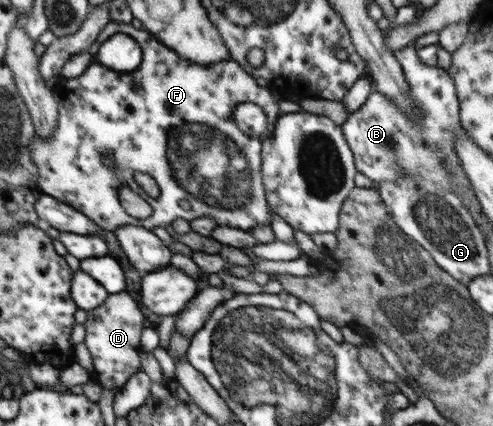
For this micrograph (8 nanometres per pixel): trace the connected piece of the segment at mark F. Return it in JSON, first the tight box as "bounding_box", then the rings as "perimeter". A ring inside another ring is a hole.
{"bounding_box":[30,20,282,232],"perimeter":[[[111,20],[89,46],[88,51],[93,58],[88,68],[76,78],[61,77],[52,87],[58,104],[58,128],[48,140],[42,140],[38,135],[30,140],[32,163],[38,167],[37,185],[44,195],[53,196],[56,200],[82,211],[103,231],[115,232],[117,228],[128,224],[153,229],[171,224],[176,218],[184,218],[190,222],[206,215],[214,218],[217,226],[238,228],[244,232],[251,231],[256,225],[270,225],[273,210],[269,207],[262,185],[261,151],[264,139],[274,133],[281,115],[282,98],[274,96],[272,90],[262,88],[234,58],[211,65],[183,59],[145,28],[136,29],[131,23],[116,23]],[[118,33],[131,36],[141,46],[143,57],[138,68],[115,71],[97,59],[100,46]],[[244,102],[252,102],[264,109],[268,128],[262,137],[246,136],[236,126],[234,111]],[[182,122],[186,122],[184,126],[188,126],[186,132],[178,129]],[[105,154],[112,156],[114,168],[106,168],[102,164],[102,156]],[[138,172],[148,174],[158,183],[160,195],[157,198],[150,197],[136,183],[134,176]],[[122,186],[128,186],[152,206],[153,213],[150,217],[136,219],[124,211],[118,199],[118,191]]]}

